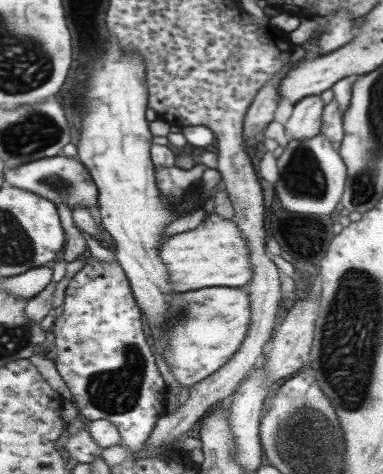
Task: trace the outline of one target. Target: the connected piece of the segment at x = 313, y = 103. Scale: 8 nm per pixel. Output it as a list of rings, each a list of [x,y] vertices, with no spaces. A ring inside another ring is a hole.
[[[322,96],[304,97],[293,104],[292,115],[284,128],[294,140],[308,140],[319,134],[323,126],[323,112],[326,105]]]

